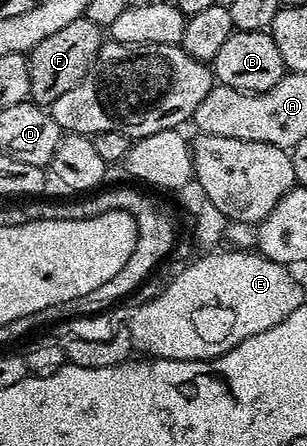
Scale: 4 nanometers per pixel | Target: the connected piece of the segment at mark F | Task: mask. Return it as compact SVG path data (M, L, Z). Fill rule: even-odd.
M89 18L74 20L74 24L66 24L66 28L54 32L54 36L46 36L42 44L28 51L28 75L30 88L28 93L31 101L41 108L51 107L58 96L73 90L78 83L87 76L100 51L102 45L101 27L95 26Z

